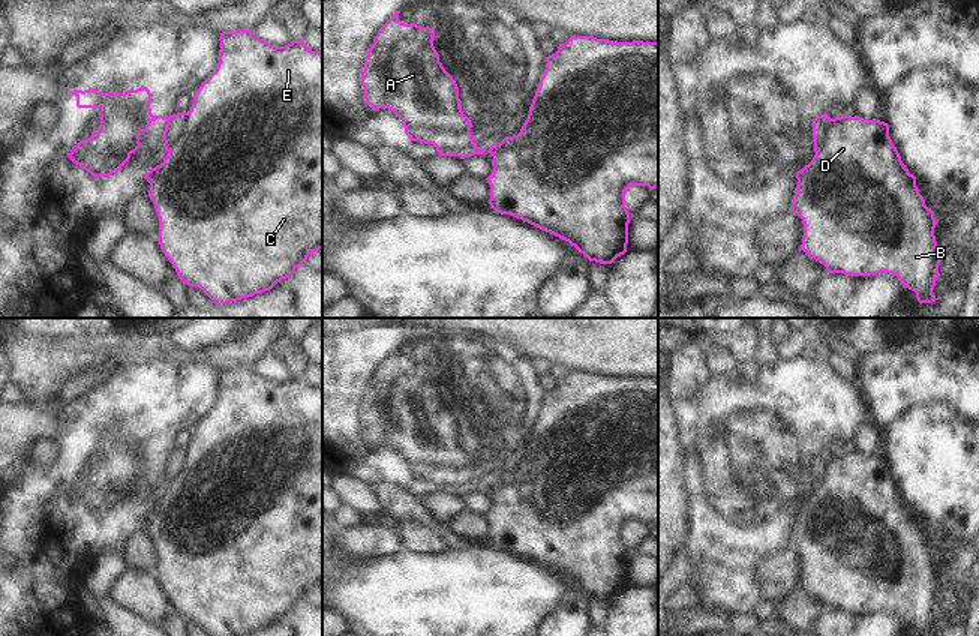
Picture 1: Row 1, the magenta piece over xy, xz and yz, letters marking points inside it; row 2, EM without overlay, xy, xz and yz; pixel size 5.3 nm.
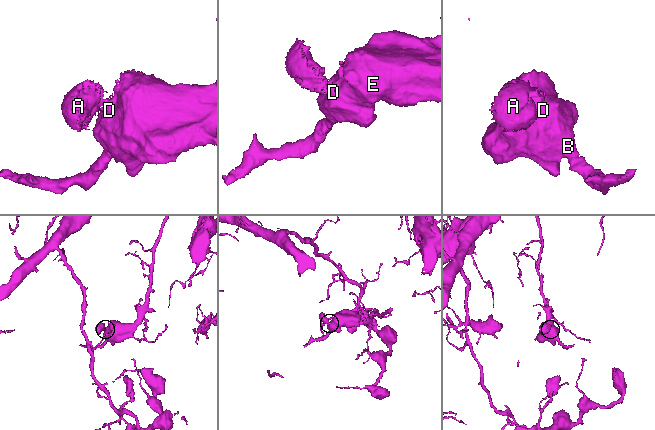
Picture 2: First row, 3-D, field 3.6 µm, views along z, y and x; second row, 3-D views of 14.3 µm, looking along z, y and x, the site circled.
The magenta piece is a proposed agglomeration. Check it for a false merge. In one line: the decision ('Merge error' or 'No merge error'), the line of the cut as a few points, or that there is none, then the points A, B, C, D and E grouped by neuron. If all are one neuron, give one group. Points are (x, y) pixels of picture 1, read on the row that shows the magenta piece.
Merge error. Split along xy (176, 114), (170, 122), (171, 149), (168, 152). Groups: A / B C D E

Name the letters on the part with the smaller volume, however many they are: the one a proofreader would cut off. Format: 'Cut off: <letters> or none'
Cut off: A

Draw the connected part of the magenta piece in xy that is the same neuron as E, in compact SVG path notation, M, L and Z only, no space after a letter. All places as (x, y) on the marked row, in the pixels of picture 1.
M244 28L220 33L217 68L195 92L190 110L171 118L169 141L172 147L166 158L145 172L145 178L159 218L156 240L184 284L201 288L214 303L226 304L270 291L289 278L312 252L322 249L322 52L309 50L303 39L274 46Z

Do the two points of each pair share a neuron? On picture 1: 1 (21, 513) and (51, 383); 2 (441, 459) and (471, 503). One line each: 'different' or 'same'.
1: different
2: different

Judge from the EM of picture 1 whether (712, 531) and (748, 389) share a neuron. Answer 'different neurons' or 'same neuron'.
same neuron

